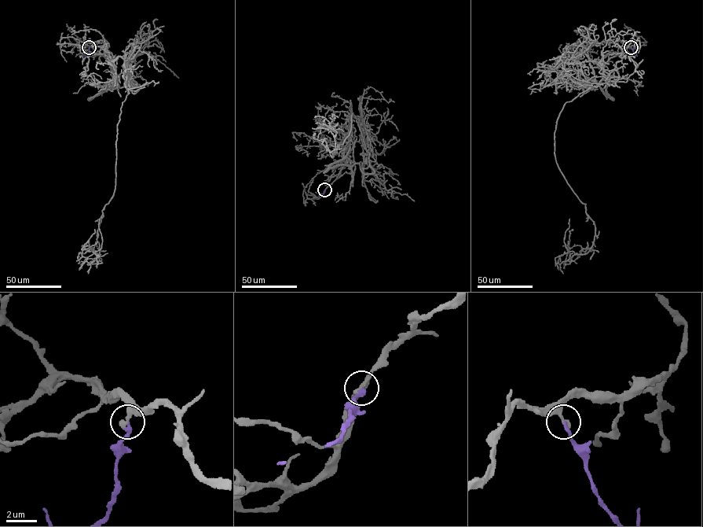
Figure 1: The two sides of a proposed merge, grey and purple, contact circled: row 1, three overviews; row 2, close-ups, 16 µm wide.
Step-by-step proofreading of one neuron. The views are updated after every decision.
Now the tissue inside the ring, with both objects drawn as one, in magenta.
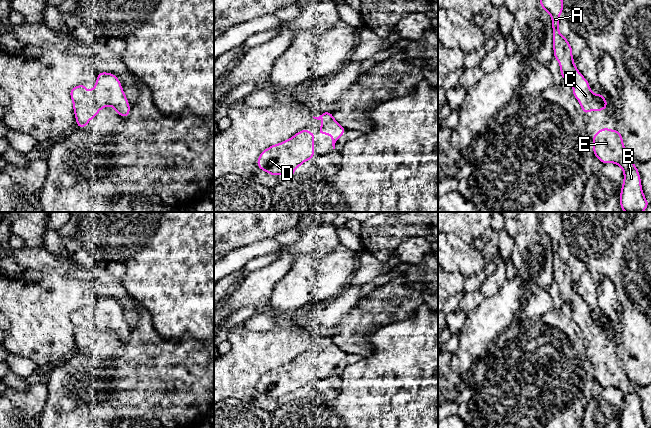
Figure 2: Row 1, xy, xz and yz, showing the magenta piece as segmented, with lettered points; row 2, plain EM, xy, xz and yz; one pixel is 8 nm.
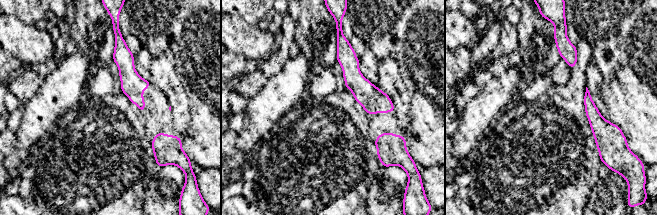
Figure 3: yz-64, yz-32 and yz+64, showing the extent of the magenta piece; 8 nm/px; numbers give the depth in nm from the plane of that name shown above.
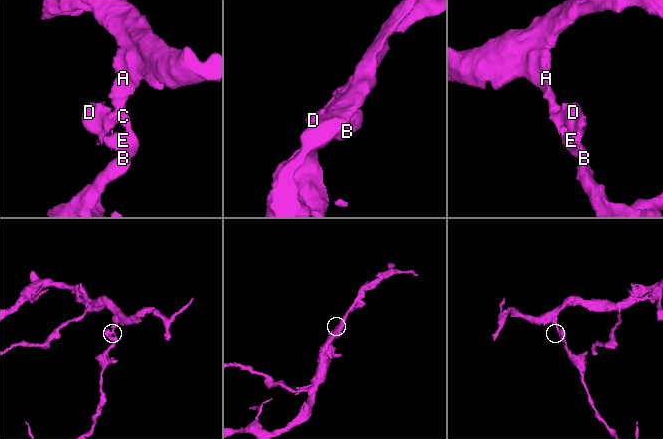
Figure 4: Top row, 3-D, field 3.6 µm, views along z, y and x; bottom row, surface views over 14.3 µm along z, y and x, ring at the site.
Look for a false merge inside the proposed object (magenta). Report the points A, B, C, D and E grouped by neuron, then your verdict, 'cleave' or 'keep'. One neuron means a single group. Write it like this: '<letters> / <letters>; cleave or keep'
A B C D E; keep

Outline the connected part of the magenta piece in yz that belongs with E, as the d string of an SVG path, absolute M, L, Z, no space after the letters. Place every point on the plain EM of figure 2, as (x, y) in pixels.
M603 351L592 363L593 376L603 388L615 387L624 397L620 428L649 428L642 415L640 398L634 383L628 378L618 354Z

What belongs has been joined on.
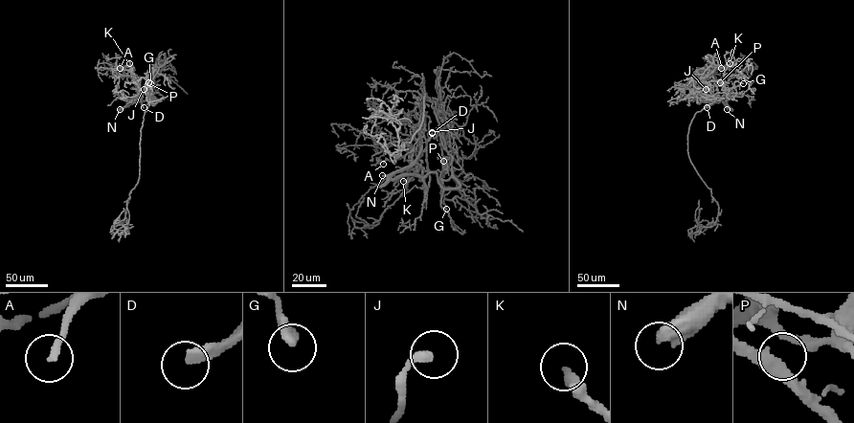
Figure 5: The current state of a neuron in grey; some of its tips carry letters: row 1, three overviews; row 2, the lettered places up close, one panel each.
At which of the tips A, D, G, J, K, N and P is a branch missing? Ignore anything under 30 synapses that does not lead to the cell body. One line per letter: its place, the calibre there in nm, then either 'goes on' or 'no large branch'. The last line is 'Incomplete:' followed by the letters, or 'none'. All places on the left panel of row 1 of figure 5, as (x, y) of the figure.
A: (120, 68) | 220 nm | no large branch
D: (144, 107) | 360 nm | goes on
G: (150, 83) | 400 nm | no large branch
J: (144, 89) | 300 nm | no large branch
K: (129, 63) | 320 nm | goes on
N: (120, 109) | 440 nm | goes on
P: (148, 82) | 240 nm | no large branch
Incomplete: D, K, N

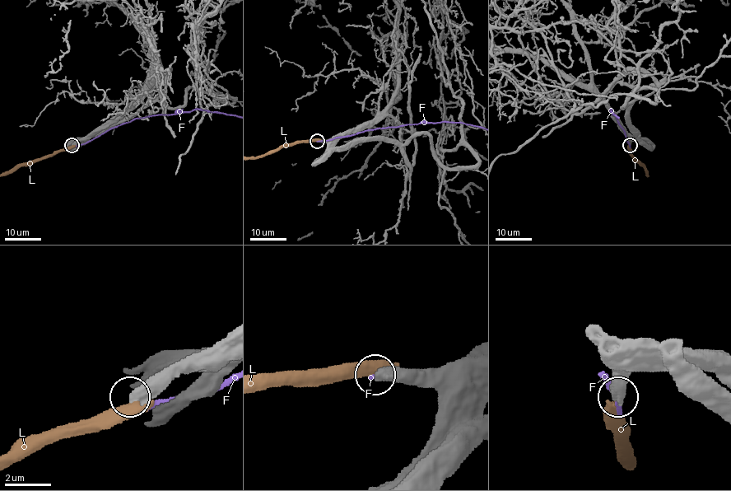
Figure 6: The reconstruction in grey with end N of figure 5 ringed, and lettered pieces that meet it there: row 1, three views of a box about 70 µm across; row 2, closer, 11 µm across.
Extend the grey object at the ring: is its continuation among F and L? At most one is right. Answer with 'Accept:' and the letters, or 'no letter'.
Accept: no letter

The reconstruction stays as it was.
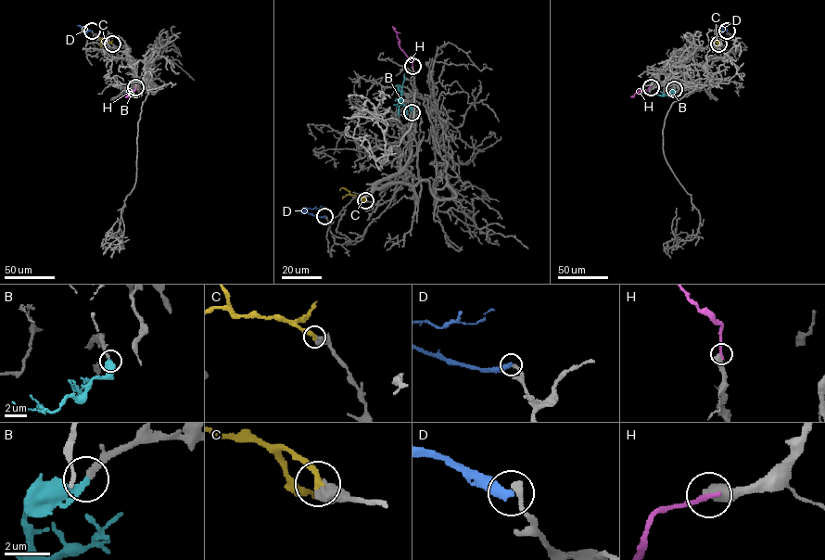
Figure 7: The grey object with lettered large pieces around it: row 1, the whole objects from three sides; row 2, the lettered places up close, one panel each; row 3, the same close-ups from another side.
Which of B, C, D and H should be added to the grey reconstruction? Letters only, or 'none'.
B, C

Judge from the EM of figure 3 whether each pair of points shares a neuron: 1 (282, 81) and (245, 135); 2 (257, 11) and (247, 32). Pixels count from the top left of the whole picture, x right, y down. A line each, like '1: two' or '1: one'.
1: one
2: two

